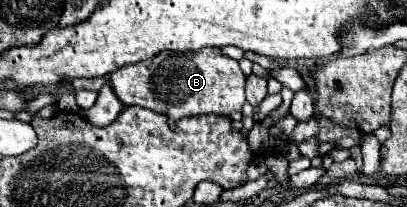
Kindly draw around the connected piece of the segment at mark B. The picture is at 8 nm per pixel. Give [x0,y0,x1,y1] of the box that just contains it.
[109,48,245,122]

